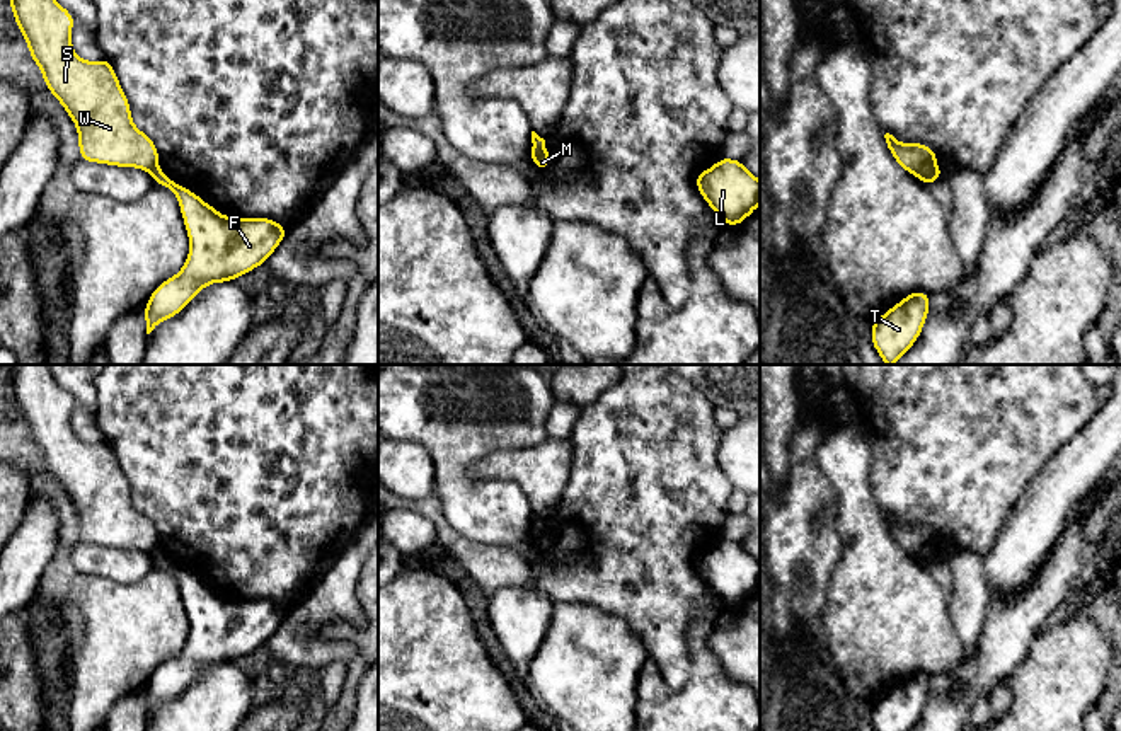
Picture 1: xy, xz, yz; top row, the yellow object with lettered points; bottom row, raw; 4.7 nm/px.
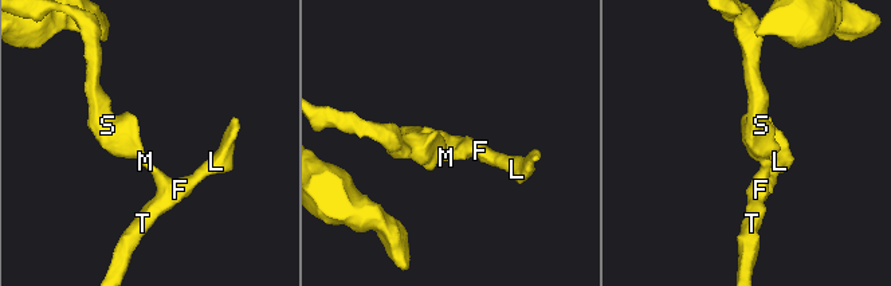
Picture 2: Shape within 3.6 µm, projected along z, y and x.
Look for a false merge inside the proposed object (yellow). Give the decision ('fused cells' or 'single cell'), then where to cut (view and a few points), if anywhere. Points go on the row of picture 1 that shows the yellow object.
fused cells; cut yz (934, 166), (924, 167), (915, 174)

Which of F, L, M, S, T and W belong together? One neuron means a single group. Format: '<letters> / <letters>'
F L M T / S W

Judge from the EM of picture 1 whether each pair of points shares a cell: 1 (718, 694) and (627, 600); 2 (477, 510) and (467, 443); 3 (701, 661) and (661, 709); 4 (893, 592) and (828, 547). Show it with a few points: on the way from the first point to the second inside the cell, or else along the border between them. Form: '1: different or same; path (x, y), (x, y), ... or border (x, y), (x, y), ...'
1: different; border (690, 624), (687, 633), (689, 680), (675, 690)
2: same; path (460, 493), (460, 460)
3: same; path (701, 677), (701, 682), (677, 706)
4: different; border (837, 517), (840, 558), (827, 593)

